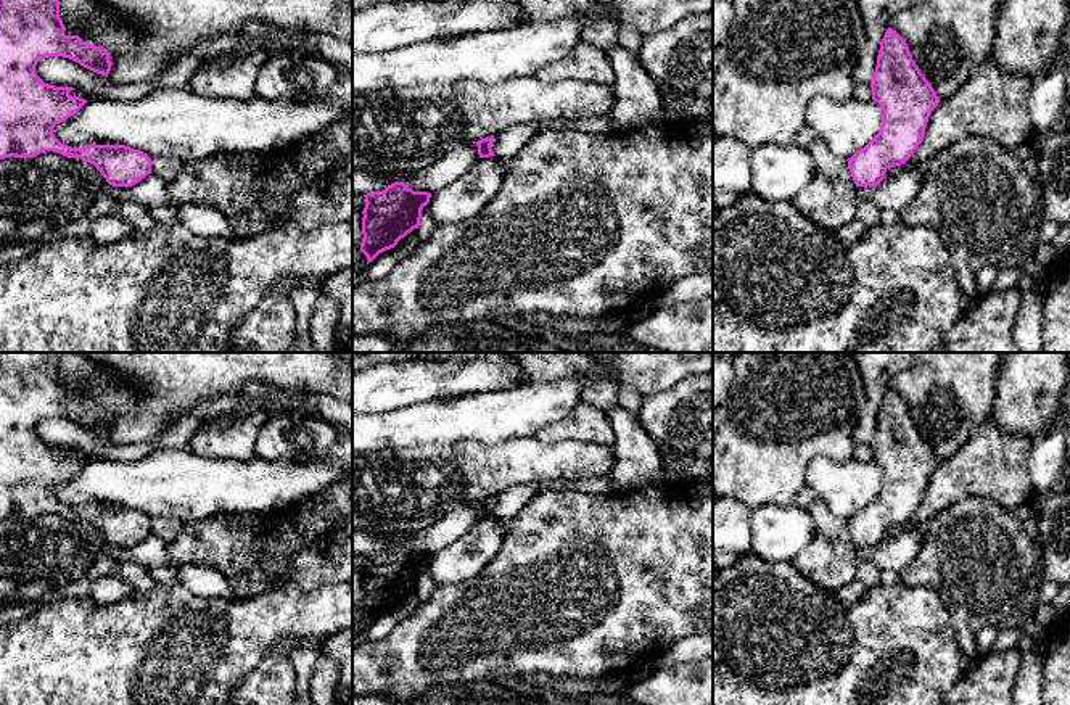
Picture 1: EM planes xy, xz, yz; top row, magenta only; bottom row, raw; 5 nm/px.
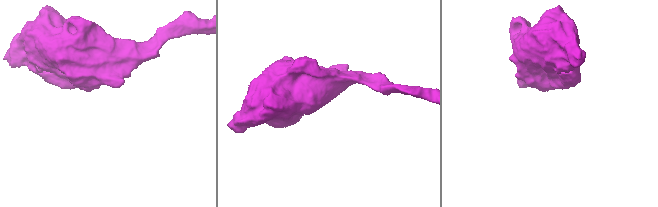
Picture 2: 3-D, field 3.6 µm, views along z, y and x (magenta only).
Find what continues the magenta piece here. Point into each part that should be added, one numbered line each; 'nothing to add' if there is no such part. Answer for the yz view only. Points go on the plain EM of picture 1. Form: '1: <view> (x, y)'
nothing to add

